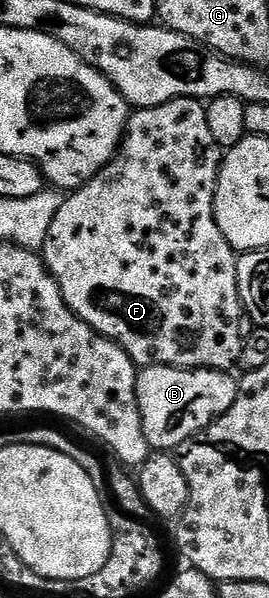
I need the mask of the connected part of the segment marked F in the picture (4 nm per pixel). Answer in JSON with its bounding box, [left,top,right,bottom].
[40,98,244,371]

